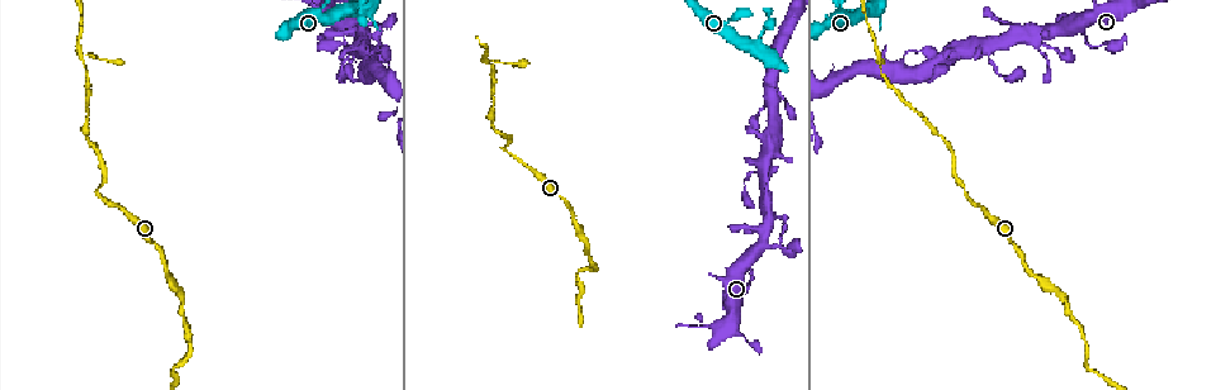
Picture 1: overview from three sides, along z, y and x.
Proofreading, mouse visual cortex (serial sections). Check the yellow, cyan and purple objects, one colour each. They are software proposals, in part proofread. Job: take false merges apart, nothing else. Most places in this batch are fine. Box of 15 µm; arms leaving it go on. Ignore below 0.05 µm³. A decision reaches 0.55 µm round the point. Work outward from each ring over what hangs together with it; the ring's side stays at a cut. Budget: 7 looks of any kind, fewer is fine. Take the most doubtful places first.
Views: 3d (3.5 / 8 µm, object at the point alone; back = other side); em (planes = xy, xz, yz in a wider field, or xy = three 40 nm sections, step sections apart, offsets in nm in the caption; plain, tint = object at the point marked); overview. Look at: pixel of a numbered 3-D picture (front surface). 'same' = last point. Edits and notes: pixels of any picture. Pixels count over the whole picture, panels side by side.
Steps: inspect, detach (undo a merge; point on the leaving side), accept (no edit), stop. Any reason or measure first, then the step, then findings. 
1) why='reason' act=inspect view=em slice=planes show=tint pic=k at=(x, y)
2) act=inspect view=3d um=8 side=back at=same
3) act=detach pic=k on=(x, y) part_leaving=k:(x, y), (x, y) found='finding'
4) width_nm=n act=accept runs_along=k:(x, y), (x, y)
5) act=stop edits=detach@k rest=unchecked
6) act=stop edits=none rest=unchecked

why='abrupt turn' act=inspect view=3d um=3.5 pic=1 at=(505, 150)

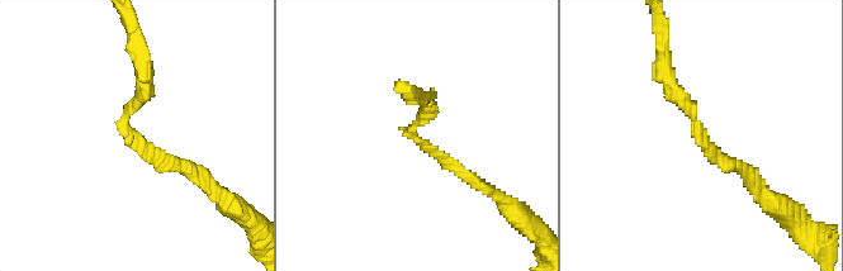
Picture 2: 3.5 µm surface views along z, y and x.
arm_widths_nm=200,200 act=inspect view=em slice=planes show=tint pic=2 at=(698, 128)

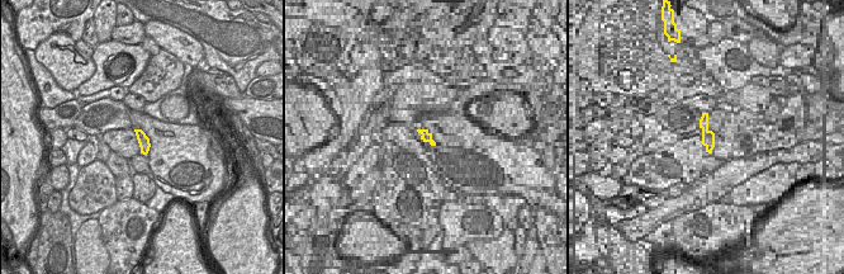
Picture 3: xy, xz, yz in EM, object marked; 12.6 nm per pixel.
why='another direction' act=inspect view=em slice=xy step=1 show=tint at=same

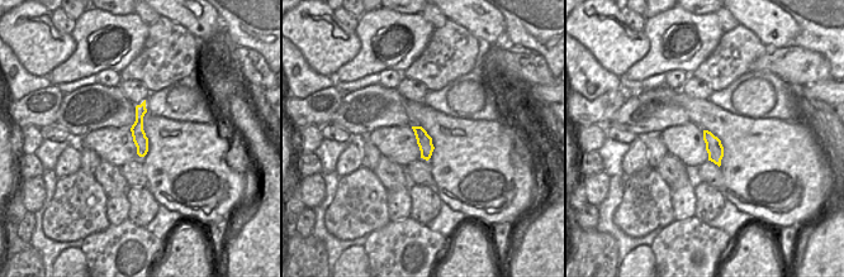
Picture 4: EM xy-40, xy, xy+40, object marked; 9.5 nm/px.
act=accept found='continuous, no second cell'

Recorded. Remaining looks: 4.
why='abrupt turn' act=inspect view=3d um=3.5 pic=1 at=(361, 7)

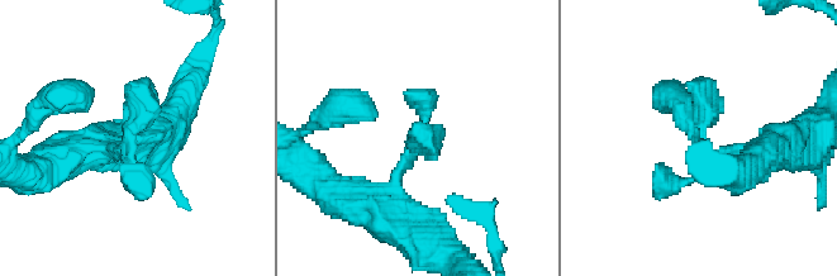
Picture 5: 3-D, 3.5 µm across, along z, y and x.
act=inspect view=em slice=xy step=1 show=tint pic=5 at=(129, 140)

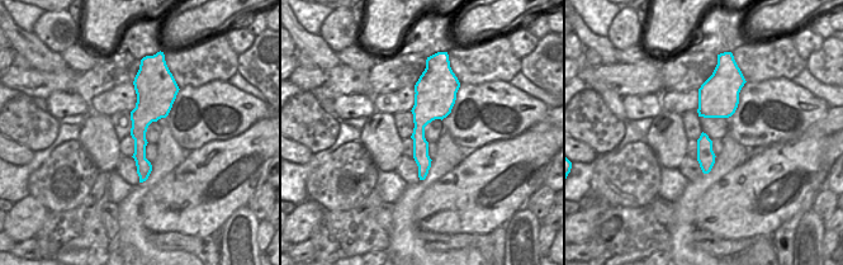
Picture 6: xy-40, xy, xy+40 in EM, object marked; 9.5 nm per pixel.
act=accept runs_along=5:(98, 151), (129, 158), (152, 96) found='one cell here'

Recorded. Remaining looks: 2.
why='arms part here' act=inspect view=3d um=8 pic=1 at=(922, 80)

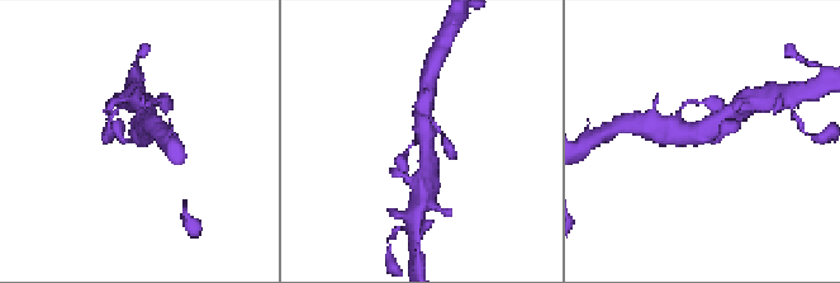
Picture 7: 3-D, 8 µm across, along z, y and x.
arms=3 arm_widths_nm=100,350,600 act=inspect view=em slice=planes show=tint pic=7 at=(419, 143)

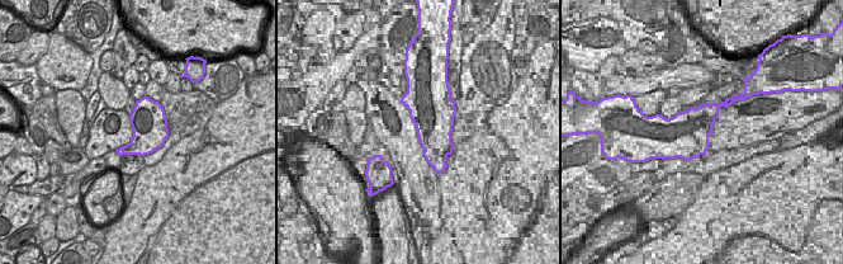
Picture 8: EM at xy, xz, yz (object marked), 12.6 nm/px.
act=accept runs_along=7:(732, 109), (700, 133), (668, 126) found='all the same cell'

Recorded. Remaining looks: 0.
act=stop edits=none rest=unchecked

